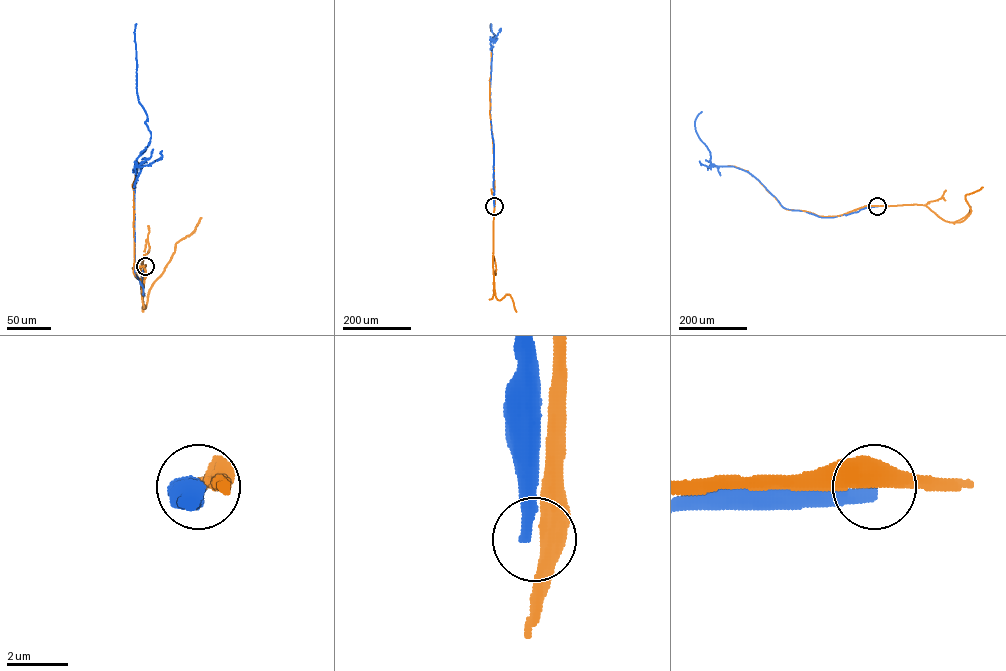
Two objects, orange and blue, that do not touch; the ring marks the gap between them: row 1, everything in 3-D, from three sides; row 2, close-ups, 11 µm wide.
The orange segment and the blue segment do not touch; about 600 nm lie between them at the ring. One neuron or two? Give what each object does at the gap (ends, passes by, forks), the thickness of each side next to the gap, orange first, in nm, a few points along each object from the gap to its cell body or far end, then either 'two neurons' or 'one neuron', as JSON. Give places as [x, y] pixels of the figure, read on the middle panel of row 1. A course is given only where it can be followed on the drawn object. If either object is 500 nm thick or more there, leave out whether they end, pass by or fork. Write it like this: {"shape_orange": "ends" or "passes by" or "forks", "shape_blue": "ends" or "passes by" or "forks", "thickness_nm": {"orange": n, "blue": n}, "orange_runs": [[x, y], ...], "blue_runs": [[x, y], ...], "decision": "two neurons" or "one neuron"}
{"thickness_nm": {"orange": 600, "blue": 360}, "orange_runs": [[494, 206], [490, 113], [491, 52]], "blue_runs": [[494, 206], [490, 43], [496, 39], [491, 24], [491, 31]], "decision": "two neurons"}

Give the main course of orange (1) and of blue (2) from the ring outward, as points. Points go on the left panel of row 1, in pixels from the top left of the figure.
1: (145, 266), (143, 293), (133, 271), (132, 185), (137, 164)
2: (145, 266), (144, 295), (134, 272), (134, 188), (139, 163), (135, 163), (151, 134), (137, 95), (136, 24)

